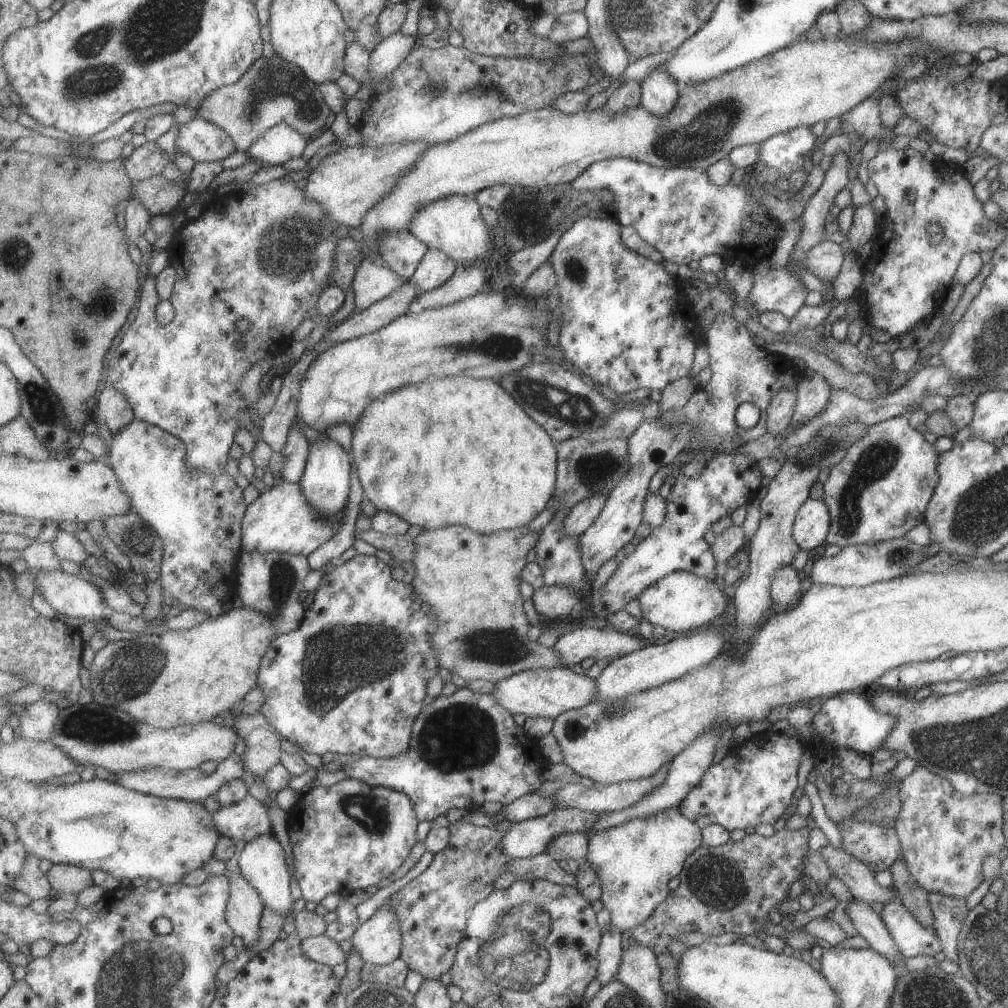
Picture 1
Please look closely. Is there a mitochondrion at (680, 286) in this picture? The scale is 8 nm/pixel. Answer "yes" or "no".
no

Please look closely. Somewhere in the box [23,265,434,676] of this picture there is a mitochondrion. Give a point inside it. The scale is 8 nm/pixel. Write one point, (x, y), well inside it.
(101, 304)

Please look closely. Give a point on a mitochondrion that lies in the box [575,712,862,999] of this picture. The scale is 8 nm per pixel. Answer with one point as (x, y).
(715, 881)

